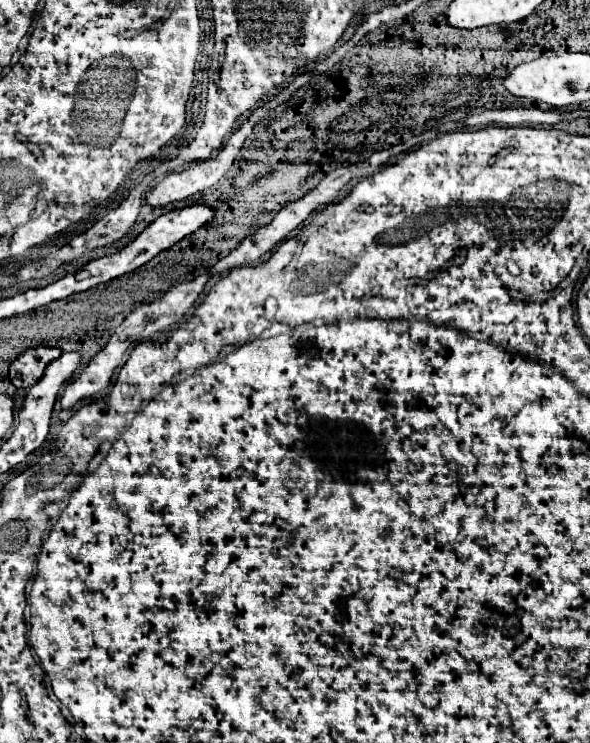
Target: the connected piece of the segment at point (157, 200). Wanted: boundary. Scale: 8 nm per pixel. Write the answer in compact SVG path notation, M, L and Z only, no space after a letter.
M234 131L230 135L230 139L226 141L226 145L222 147L222 151L218 151L212 159L208 159L204 163L196 163L194 167L190 167L186 171L172 173L164 181L160 181L146 195L148 205L155 208L165 207L212 187L232 167L242 143L244 143L244 133Z

